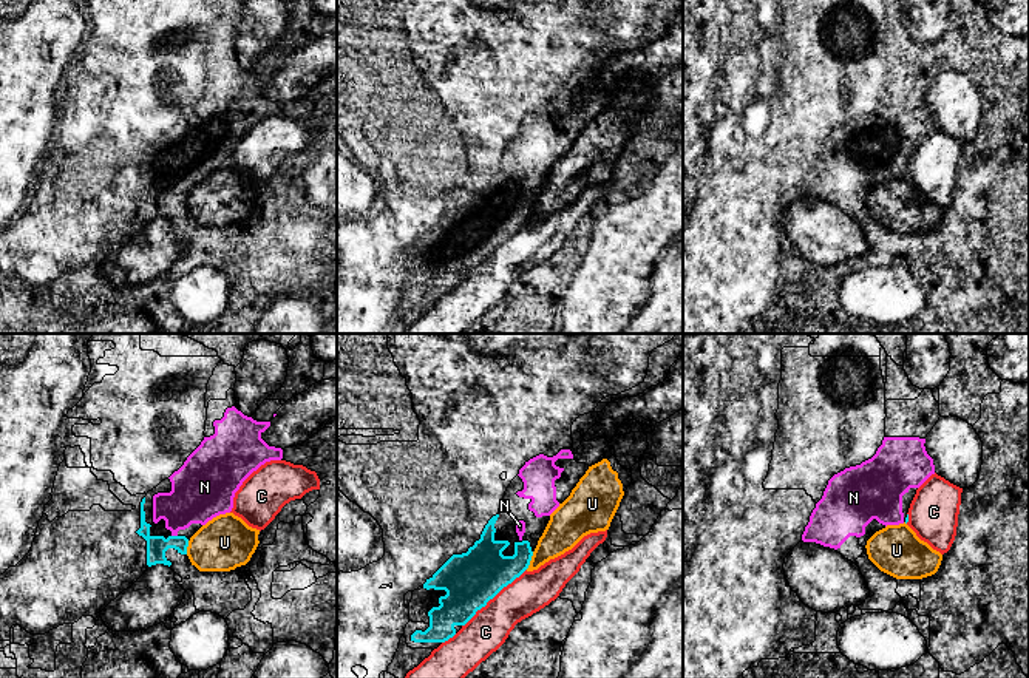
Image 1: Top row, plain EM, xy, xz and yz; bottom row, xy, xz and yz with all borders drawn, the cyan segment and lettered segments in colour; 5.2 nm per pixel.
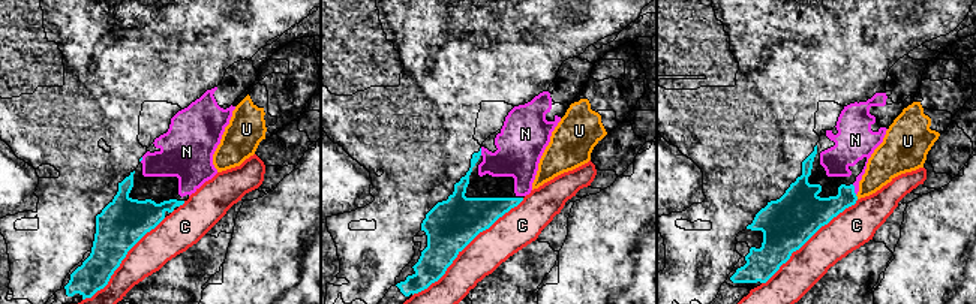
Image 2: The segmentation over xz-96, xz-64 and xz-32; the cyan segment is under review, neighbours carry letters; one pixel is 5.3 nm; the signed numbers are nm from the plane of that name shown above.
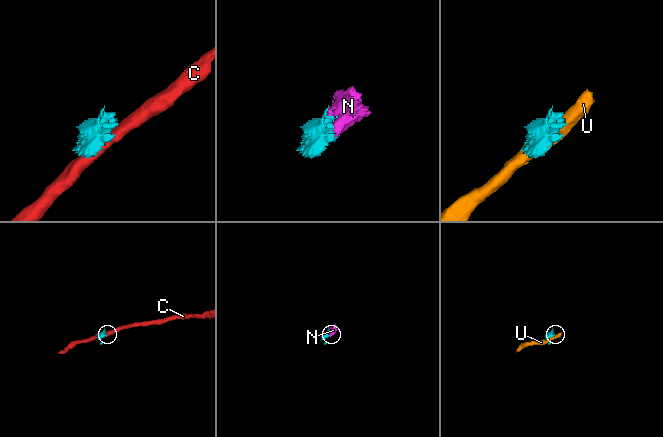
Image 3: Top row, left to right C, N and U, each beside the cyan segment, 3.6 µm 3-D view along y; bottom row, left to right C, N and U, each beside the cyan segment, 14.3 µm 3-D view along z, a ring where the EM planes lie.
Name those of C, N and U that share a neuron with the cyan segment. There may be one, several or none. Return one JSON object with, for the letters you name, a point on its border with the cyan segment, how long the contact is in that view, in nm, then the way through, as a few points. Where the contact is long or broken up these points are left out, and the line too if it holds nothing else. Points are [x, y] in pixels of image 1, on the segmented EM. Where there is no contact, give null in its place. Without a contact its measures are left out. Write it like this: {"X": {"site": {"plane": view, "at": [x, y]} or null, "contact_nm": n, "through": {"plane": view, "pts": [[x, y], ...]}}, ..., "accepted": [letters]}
{"N": {"site": {"plane": "xy", "at": [175, 536]}, "contact_nm": 30}, "accepted": ["N"]}

